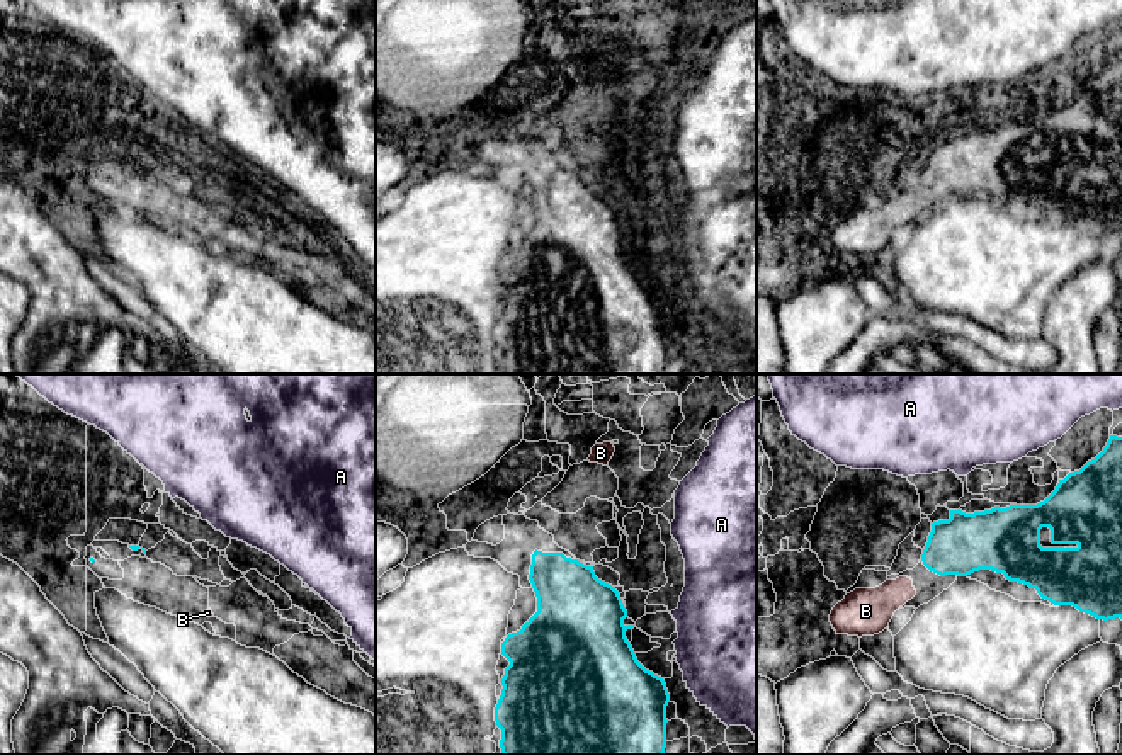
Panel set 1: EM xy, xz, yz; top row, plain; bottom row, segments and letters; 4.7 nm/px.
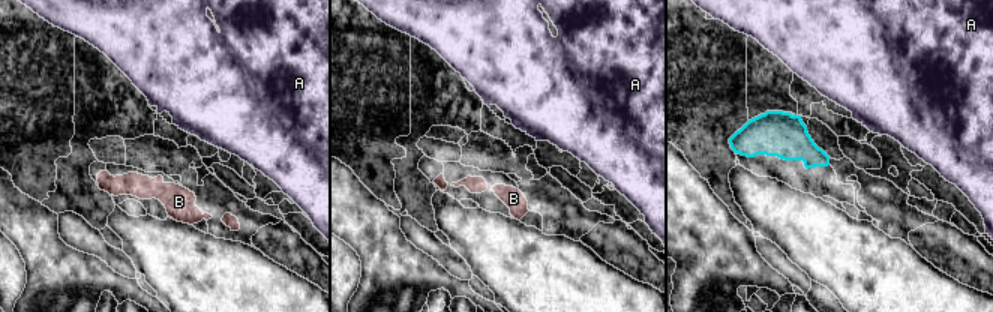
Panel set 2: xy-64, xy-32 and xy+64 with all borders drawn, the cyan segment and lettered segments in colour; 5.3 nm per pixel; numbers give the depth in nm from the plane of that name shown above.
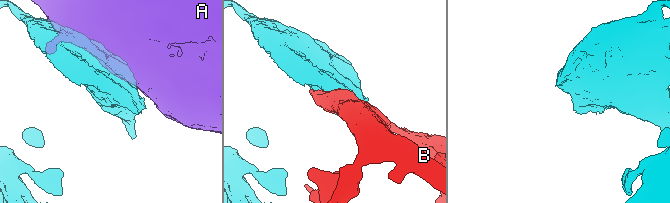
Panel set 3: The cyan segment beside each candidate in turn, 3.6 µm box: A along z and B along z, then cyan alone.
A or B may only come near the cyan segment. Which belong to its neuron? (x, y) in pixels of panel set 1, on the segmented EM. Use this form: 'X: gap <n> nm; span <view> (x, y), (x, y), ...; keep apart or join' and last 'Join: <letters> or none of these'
A: gap 90 nm; span xz (665, 684), (684, 681); keep apart
B: gap 100 nm; span yz (923, 563), (910, 579); join
Join: B

